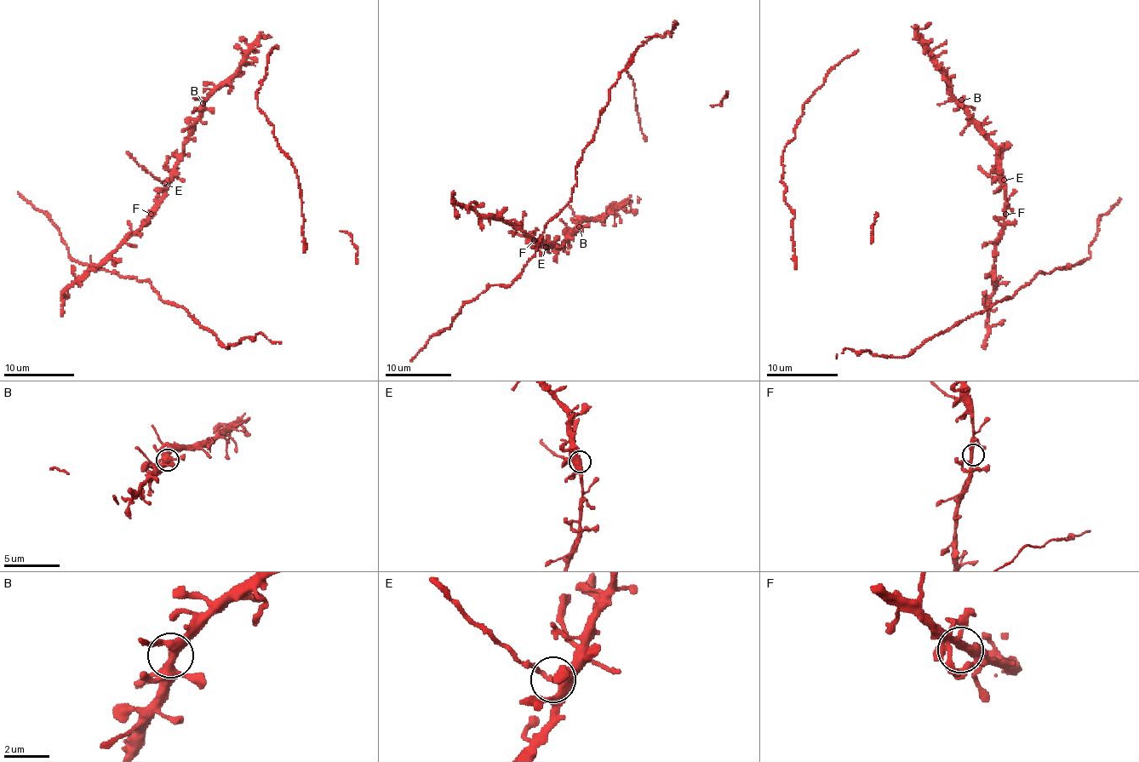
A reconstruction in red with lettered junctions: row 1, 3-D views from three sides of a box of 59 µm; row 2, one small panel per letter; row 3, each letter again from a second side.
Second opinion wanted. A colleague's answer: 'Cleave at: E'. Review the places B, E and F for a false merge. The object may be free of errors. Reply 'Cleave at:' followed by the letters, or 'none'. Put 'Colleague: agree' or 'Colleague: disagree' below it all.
Cleave at: E
Colleague: agree

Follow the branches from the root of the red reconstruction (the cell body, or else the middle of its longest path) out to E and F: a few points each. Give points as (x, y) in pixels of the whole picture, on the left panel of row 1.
E: (210, 97), (199, 114), (191, 135), (185, 144), (175, 172), (164, 183)
F: (210, 97), (199, 114), (191, 135), (185, 144), (166, 197), (151, 214)

